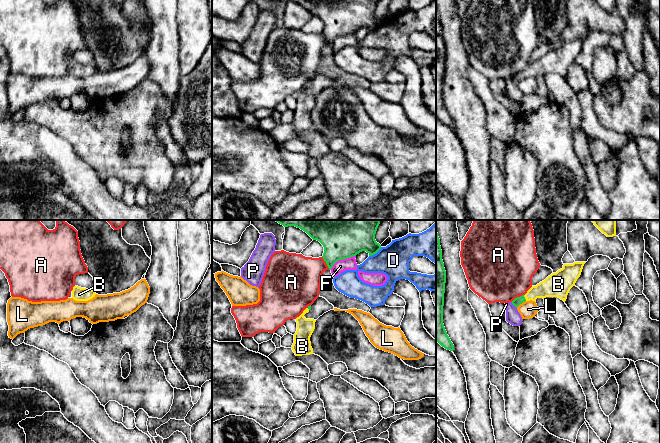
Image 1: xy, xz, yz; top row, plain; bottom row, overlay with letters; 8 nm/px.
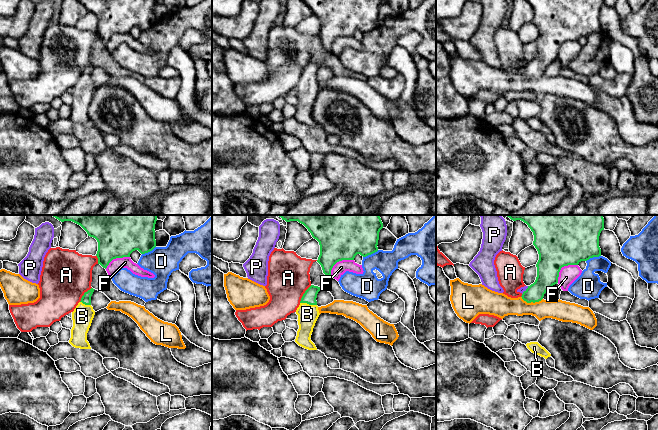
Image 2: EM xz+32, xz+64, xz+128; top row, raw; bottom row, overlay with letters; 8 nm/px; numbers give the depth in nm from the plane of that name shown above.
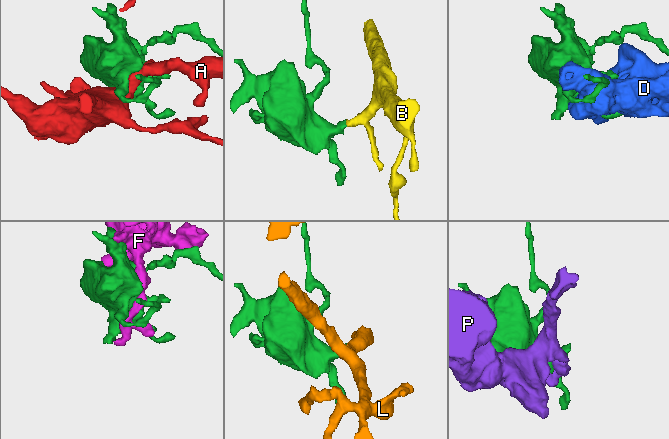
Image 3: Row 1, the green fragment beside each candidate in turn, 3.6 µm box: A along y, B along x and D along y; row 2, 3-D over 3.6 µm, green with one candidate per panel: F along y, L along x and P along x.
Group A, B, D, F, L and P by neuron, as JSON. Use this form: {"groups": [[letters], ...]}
{"groups": [["A"], ["B"], ["D"], ["F"], ["L"], ["P"]]}

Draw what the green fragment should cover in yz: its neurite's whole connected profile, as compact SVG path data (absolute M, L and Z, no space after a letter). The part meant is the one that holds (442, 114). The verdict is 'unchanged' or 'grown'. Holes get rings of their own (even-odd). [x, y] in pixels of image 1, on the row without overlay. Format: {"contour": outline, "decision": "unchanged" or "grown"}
{"contour": "M436 6L436 117L445 125L453 127L454 121L443 100L445 59L446 47L442 36L440 15Z", "decision": "unchanged"}

